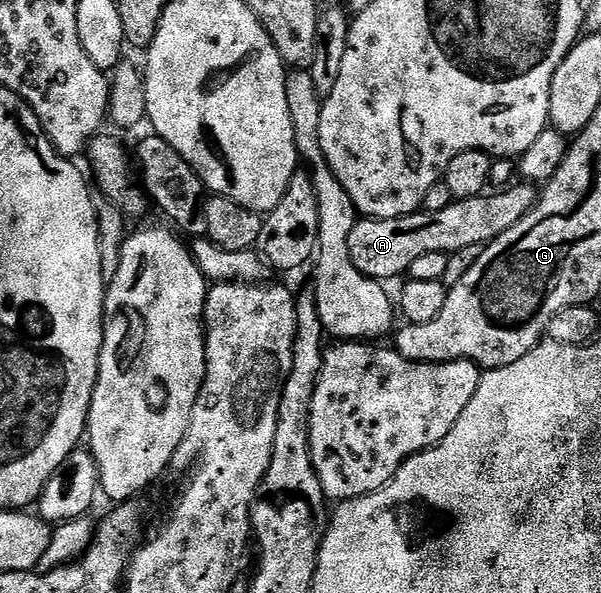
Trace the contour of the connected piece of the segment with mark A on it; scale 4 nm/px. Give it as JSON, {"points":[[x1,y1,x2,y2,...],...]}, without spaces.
{"points":[[517,182,514,188,509,188,506,192,489,195,454,200,451,206,447,206,447,210,434,212,418,210,406,216,386,220,358,219,349,239,351,258,357,269,372,280,390,282,389,280,395,279,396,276,404,277,409,271,411,262,415,262,415,258,423,254,436,252,456,254,464,248,476,249,478,246,488,244,490,240,499,238,499,234,511,230,515,222,522,220,533,209,539,192,532,183]]}

